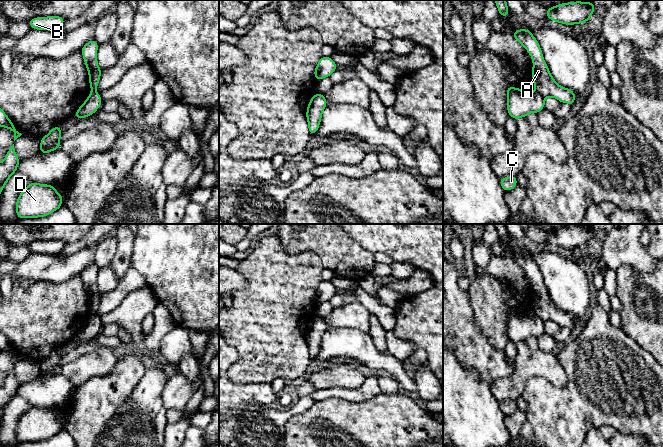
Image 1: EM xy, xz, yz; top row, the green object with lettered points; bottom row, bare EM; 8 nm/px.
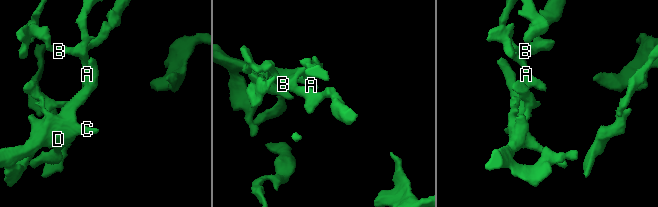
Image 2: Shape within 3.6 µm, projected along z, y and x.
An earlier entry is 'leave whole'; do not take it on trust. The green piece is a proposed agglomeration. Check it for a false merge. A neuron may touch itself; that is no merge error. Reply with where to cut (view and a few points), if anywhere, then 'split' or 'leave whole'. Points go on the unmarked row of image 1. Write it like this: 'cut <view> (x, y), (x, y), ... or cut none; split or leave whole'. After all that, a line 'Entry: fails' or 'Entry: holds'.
cut yz (535, 314), (544, 322); split
Entry: fails

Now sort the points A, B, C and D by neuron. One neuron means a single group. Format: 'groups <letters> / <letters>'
groups A B / C D

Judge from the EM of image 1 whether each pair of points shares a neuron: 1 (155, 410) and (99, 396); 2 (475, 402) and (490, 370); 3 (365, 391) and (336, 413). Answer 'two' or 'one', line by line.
1: two
2: two
3: two

